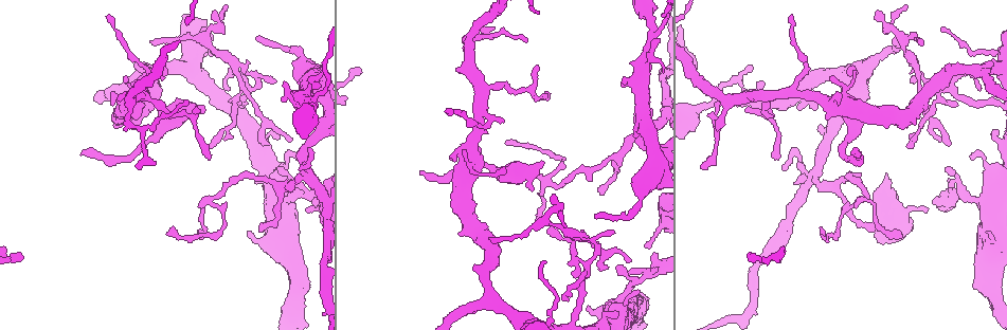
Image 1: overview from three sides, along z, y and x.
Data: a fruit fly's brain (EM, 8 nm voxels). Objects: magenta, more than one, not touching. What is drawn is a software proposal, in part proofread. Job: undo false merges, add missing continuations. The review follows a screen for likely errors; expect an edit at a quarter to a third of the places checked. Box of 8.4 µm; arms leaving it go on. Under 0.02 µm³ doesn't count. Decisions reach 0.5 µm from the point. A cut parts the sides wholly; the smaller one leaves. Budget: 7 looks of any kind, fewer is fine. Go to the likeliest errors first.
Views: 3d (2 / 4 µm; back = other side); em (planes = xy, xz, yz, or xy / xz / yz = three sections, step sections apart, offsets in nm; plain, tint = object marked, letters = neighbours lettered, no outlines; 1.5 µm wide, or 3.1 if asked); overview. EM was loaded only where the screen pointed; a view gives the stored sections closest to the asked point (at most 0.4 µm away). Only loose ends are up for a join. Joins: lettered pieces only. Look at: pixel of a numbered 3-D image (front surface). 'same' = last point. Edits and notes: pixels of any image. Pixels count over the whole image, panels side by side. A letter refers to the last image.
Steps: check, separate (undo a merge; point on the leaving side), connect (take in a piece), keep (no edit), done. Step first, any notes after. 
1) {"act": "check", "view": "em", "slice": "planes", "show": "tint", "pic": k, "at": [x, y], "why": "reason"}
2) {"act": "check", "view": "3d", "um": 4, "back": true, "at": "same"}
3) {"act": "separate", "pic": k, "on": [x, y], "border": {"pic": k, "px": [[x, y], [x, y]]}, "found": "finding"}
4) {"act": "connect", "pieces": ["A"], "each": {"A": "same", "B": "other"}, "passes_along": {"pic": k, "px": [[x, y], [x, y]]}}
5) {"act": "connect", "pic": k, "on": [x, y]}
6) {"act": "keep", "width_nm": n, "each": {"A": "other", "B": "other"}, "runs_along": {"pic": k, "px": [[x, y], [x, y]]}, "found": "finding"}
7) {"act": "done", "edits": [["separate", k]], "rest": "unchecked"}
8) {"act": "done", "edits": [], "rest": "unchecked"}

{"act": "check", "view": "em", "slice": "planes", "show": "letters", "pic": 1, "at": [543, 163], "why": "free end"}

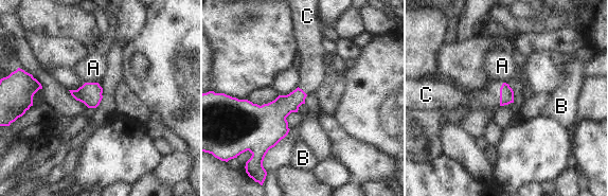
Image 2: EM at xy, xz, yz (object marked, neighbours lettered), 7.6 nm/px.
{"act": "connect", "pieces": ["C"], "longest_contact_nm": ["C", 180], "each": {"A": "other", "B": "other", "C": "same"}, "passes_along": {"pic": 2, "px": [[506, 94], [500, 94], [480, 100]]}, "found": "the neuron continues"}

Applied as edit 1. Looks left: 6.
{"act": "check", "view": "overview"}

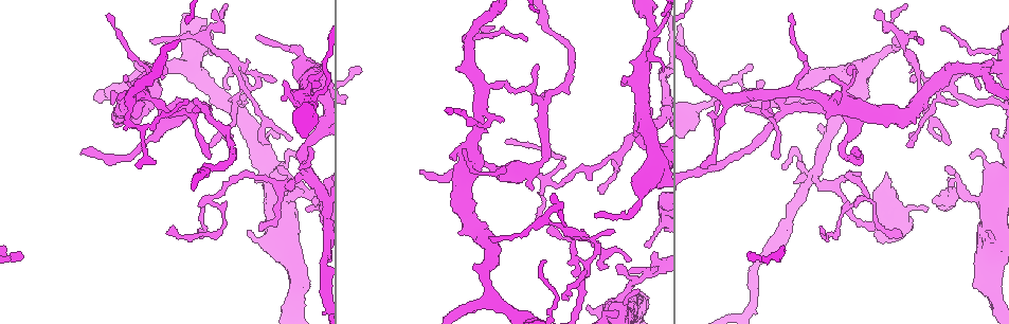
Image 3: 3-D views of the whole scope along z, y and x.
{"act": "check", "view": "3d", "um": 4, "back": true, "pic": 3, "at": [921, 72], "why": "abrupt turn"}

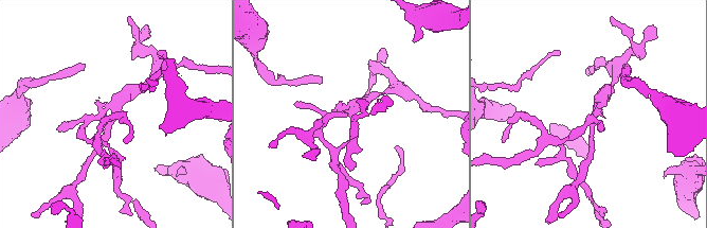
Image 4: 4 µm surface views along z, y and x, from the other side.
{"act": "check", "view": "em", "slice": "planes", "show": "letters", "pic": 4, "at": [99, 115]}

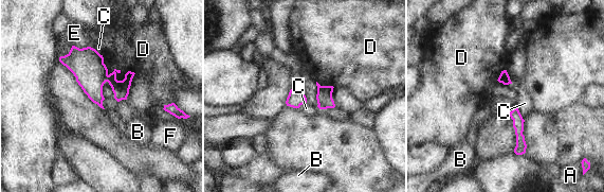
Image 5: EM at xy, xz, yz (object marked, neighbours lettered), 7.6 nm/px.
{"act": "separate", "pic": 5, "on": [87, 65], "each": {"A": "other", "B": "other", "C": "other", "D": "other", "E": "other", "F": "other"}, "part_leaving": {"pic": 5, "px": [[515, 111], [519, 135], [519, 152]]}, "found": "two neurons meet here"}

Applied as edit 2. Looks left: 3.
{"act": "check", "view": "3d", "um": 4, "pic": 3, "at": [872, 229], "why": "tapers out"}

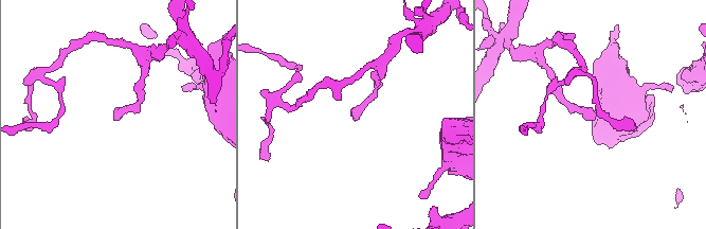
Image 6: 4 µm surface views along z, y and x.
{"act": "check", "view": "em", "slice": "planes", "show": "plain", "pic": 6, "at": [591, 120], "why": "now the EM"}

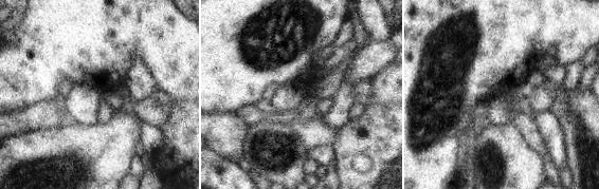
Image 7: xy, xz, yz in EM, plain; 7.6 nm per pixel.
{"act": "check", "view": "em", "slice": "planes", "show": "letters", "at": "same"}

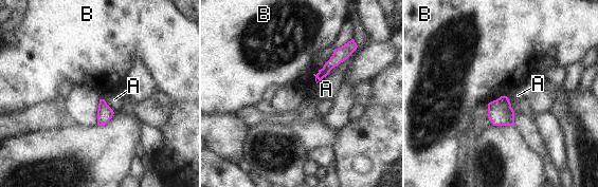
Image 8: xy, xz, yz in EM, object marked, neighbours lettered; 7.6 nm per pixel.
{"act": "keep", "each": {"A": "other", "B": "other"}, "border": {"pic": 8, "px": [[354, 51], [316, 83]]}, "found": "no lettered piece goes on from it"}

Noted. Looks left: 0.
{"act": "done", "edits": [["connect", 2], ["separate", 5]], "rest": "unchecked"}

